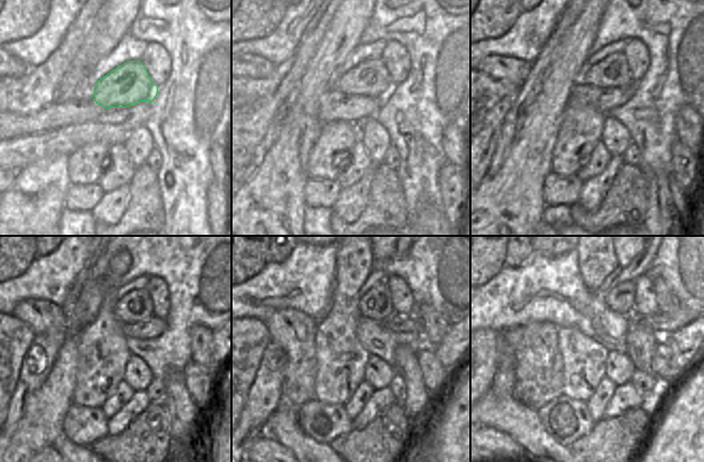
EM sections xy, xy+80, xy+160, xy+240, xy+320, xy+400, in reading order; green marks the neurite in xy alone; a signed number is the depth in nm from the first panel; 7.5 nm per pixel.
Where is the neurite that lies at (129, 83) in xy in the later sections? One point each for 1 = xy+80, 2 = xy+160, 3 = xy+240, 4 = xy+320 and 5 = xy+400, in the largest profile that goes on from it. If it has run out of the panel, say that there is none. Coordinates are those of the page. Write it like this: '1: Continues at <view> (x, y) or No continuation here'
1: Continues at xy+80 (370, 78)
2: Continues at xy+160 (613, 70)
3: Continues at xy+240 (137, 305)
4: Continues at xy+320 (377, 304)
5: Continues at xy+400 (620, 298)

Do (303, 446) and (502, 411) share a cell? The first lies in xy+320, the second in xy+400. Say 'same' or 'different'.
same

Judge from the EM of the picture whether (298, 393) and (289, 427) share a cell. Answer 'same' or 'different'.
different

